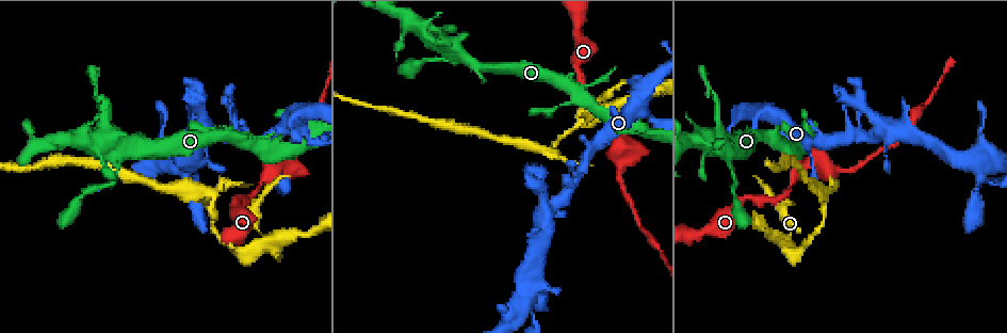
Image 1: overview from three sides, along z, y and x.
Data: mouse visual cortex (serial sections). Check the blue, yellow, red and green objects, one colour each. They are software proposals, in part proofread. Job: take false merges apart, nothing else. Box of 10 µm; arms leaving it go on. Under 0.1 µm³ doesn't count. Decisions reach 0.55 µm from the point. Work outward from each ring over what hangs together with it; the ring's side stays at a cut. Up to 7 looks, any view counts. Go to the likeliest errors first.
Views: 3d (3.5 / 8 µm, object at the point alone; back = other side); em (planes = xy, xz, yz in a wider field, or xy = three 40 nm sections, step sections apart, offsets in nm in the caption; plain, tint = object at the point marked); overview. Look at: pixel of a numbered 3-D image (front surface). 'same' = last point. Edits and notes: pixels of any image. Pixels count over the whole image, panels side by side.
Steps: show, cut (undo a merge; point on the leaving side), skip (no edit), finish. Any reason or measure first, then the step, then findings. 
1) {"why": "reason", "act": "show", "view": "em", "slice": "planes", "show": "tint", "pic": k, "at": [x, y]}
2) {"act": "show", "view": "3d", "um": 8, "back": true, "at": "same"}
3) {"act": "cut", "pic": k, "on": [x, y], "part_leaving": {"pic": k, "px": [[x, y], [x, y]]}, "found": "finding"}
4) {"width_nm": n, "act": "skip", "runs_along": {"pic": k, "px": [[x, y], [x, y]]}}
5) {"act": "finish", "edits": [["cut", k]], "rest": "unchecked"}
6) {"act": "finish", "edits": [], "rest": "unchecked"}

{"why": "abrupt turn", "act": "show", "view": "3d", "um": 8, "pic": 1, "at": [551, 155]}

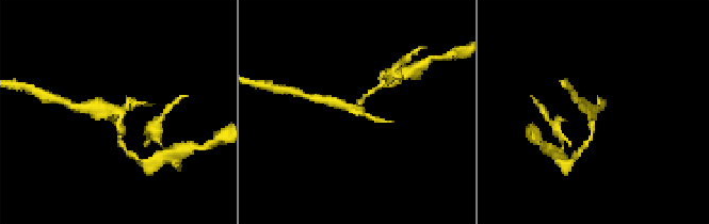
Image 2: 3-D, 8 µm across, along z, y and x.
{"why": "need the tissue", "act": "show", "view": "em", "slice": "xy", "step": 5, "show": "tint", "at": "same"}

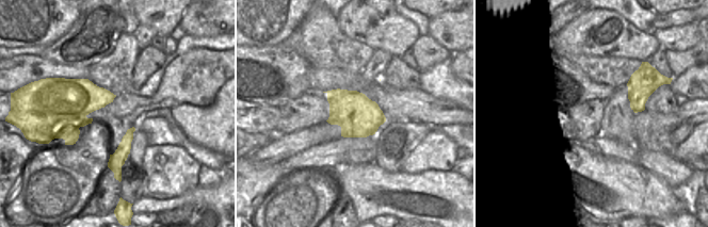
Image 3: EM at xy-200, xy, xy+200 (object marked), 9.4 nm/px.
{"width_nm": 400, "act": "skip", "runs_along": {"pic": 2, "px": [[121, 141], [121, 113], [89, 108]]}, "found": "one cell here"}

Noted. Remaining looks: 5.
{"act": "show", "view": "3d", "um": 3.5, "pic": 1, "at": [472, 63]}

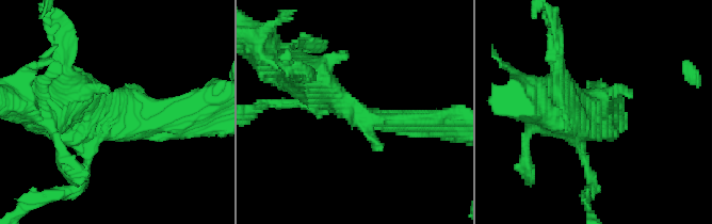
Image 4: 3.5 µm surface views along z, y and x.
{"act": "show", "view": "em", "slice": "xy", "step": 3, "show": "tint", "pic": 4, "at": [113, 107]}

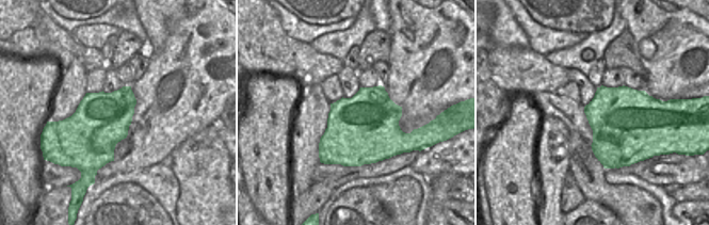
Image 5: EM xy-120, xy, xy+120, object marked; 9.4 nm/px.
{"act": "skip", "runs_along": {"pic": 4, "px": [[413, 120], [360, 117], [292, 68]]}, "found": "all the same cell"}

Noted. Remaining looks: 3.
{"why": "calibre changes", "act": "show", "view": "3d", "um": 8, "pic": 1, "at": [843, 169]}

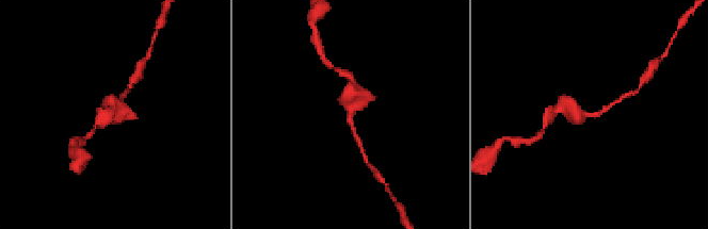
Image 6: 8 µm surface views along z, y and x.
{"arm_widths_nm": [150, 450], "act": "show", "view": "em", "slice": "xy", "step": 3, "show": "tint", "at": "same"}

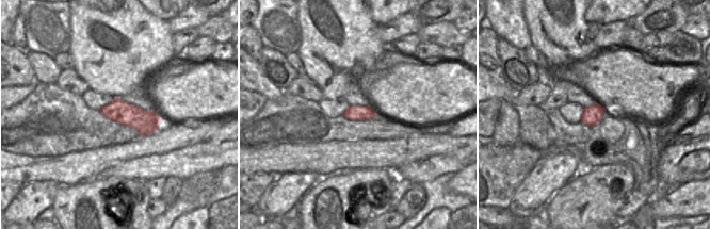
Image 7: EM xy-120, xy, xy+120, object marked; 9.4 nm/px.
{"act": "skip", "runs_along": {"pic": 6, "px": [[560, 110], [595, 115], [614, 102]]}, "found": "one cell here"}

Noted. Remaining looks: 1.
{"act": "finish", "edits": [], "rest": "unchecked"}

